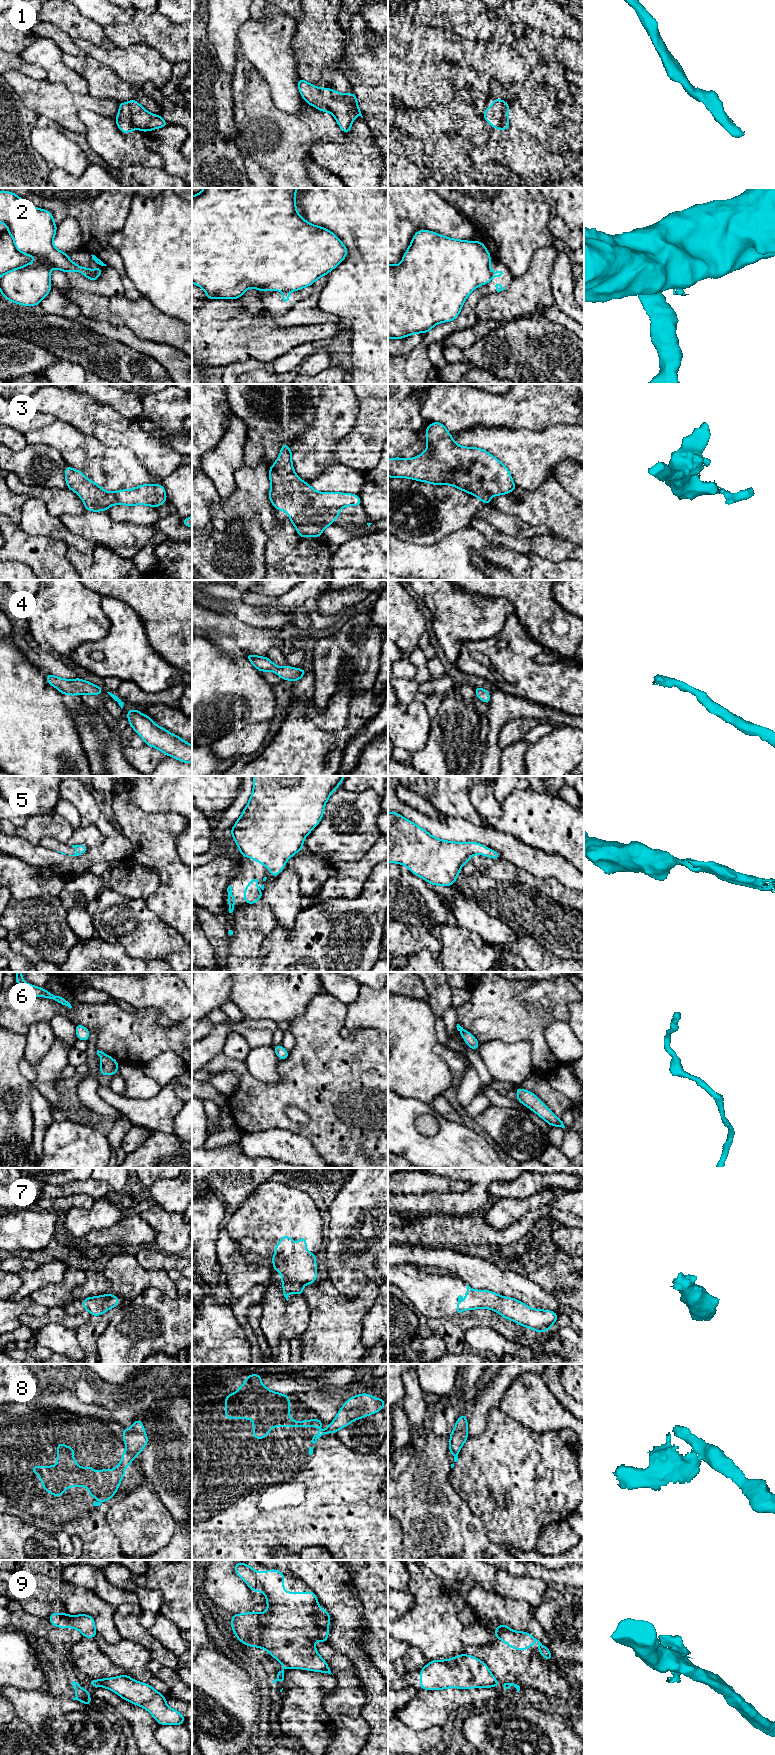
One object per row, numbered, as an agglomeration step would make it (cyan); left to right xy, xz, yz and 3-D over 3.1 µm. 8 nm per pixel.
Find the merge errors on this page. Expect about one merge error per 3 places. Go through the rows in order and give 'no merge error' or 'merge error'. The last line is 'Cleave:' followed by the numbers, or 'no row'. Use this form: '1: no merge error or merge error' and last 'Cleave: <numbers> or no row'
1: no merge error
2: merge error
3: no merge error
4: no merge error
5: no merge error
6: no merge error
7: no merge error
8: merge error
9: merge error
Cleave: 2, 8, 9

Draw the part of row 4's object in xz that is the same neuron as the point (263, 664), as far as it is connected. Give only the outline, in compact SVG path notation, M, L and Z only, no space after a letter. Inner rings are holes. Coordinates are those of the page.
M246 654L245 657L253 664L260 672L272 671L283 680L298 681L306 673L306 668L298 669L291 666L280 667L276 666L268 657Z

